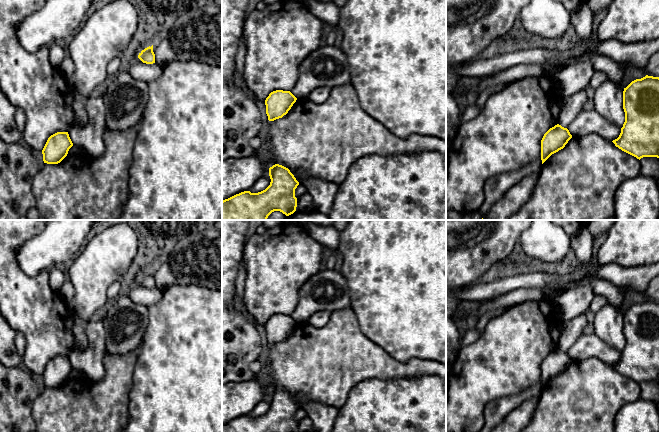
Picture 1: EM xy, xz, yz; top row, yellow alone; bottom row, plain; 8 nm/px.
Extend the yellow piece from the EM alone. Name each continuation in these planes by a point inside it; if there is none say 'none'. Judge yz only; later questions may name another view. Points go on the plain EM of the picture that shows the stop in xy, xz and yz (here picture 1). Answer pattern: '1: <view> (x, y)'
none

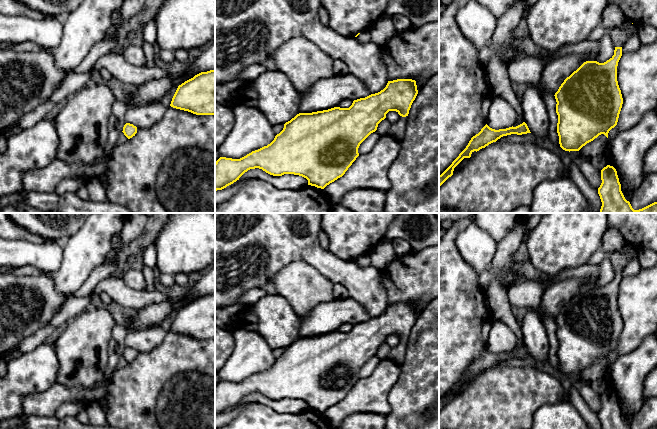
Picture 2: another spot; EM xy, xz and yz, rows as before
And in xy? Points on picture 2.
none

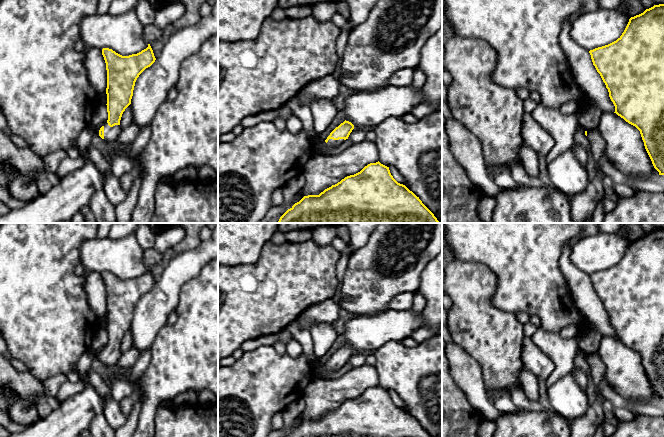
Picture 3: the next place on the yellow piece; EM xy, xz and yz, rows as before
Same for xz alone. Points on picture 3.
1: xz (331, 367)

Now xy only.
1: xy (110, 357)

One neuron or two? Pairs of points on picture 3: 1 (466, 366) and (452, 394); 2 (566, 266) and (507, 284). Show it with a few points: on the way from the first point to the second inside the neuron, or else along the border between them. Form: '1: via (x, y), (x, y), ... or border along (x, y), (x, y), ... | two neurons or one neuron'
1: border along (452, 377), (471, 404) | two neurons
2: border along (563, 245), (559, 258), (559, 269), (571, 289) | two neurons

